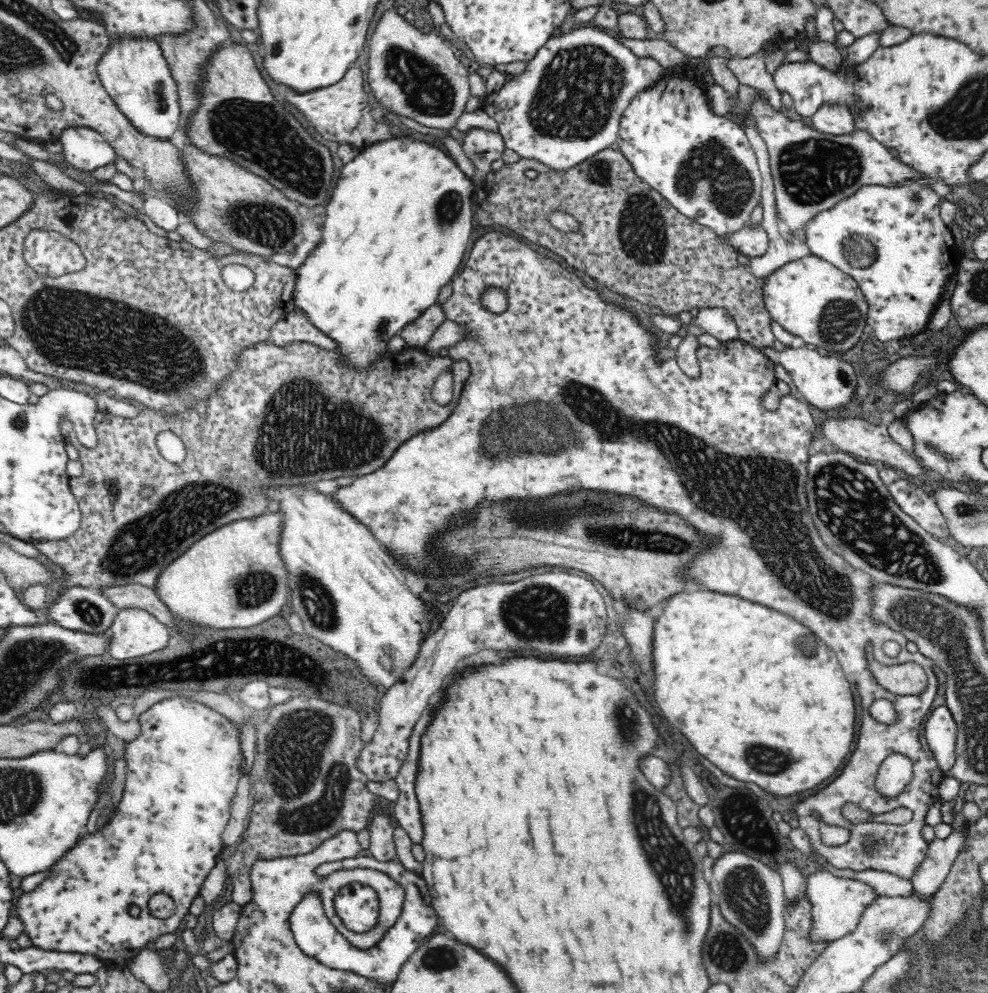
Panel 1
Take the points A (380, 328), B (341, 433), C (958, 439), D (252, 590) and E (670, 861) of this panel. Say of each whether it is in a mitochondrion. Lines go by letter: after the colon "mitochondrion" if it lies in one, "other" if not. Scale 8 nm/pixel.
A: mitochondrion
B: mitochondrion
C: other
D: mitochondrion
E: mitochondrion

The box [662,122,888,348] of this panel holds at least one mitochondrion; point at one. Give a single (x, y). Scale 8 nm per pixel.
(810, 171)

